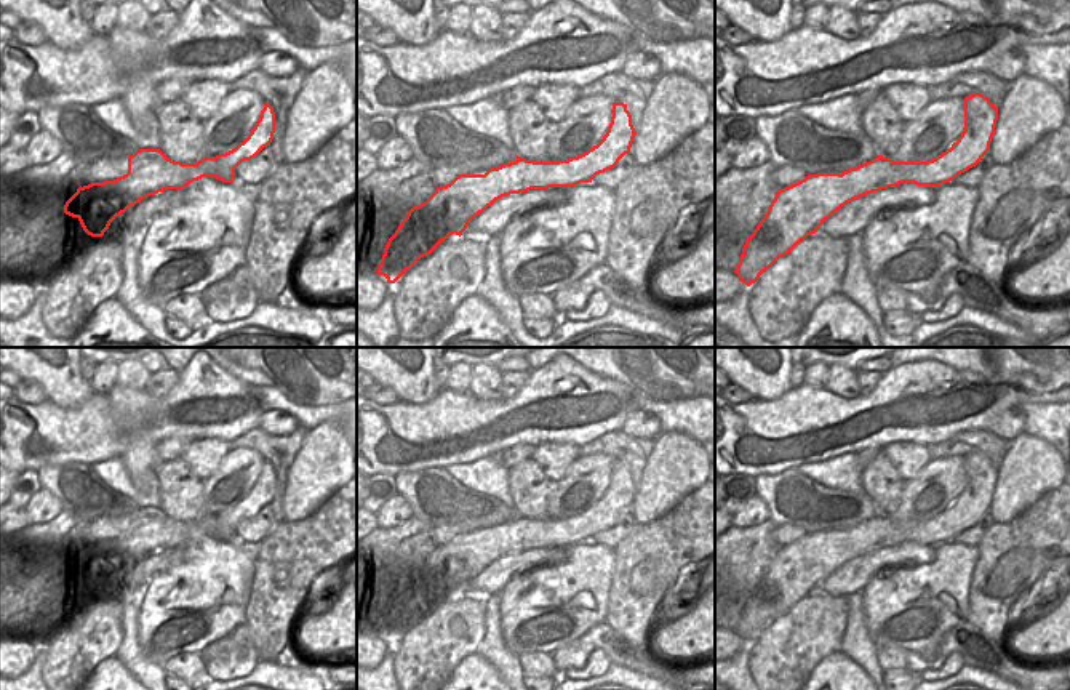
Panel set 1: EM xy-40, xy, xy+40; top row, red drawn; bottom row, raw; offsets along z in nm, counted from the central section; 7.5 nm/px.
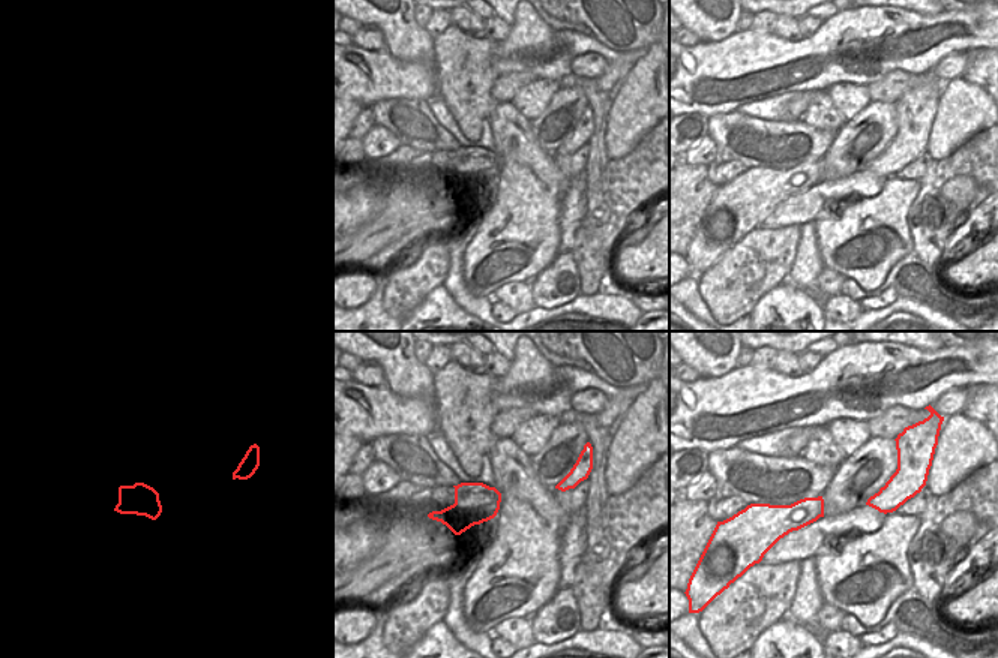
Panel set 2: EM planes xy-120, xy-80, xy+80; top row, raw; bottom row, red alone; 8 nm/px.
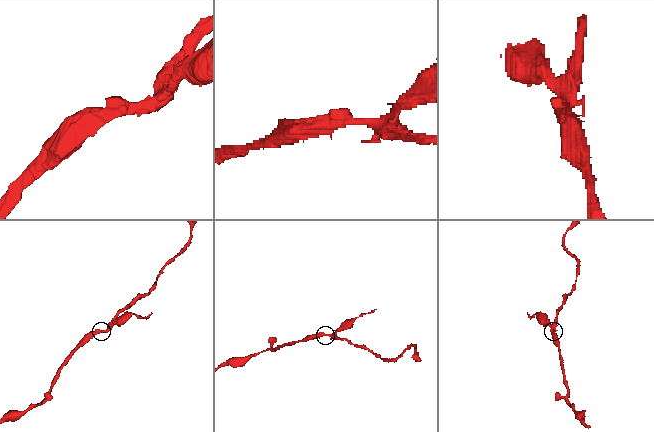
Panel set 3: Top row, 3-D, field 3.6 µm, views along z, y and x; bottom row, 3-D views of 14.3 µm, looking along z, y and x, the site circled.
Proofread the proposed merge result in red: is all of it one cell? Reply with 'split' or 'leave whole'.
split

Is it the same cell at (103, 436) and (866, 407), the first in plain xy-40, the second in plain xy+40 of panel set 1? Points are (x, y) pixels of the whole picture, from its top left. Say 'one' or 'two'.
one

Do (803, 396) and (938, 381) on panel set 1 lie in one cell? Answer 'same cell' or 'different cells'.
same cell

